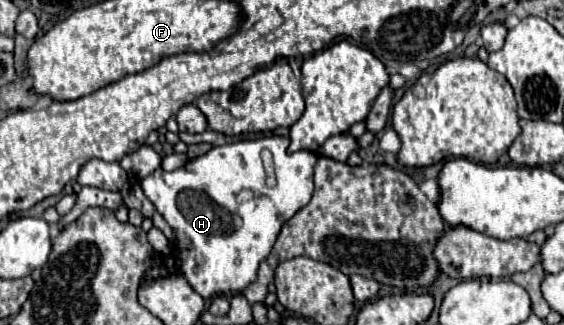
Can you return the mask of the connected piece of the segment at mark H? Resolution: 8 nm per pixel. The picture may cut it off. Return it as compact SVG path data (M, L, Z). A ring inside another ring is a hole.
M266 136L258 140L244 140L236 144L224 144L214 146L210 152L202 154L200 158L190 160L186 166L166 172L162 168L154 170L146 178L140 180L140 186L146 194L146 198L154 204L154 208L164 216L164 220L172 226L172 230L178 234L178 254L182 258L180 274L190 282L190 286L202 296L210 298L216 294L240 294L244 288L254 282L260 262L270 254L284 222L288 222L306 202L312 198L312 170L318 162L318 156L314 152L288 152L288 138L282 136ZM268 148L274 156L274 168L276 168L276 186L268 188L264 186L264 168L260 152ZM242 188L248 188L254 192L254 198L238 204L236 196Z

